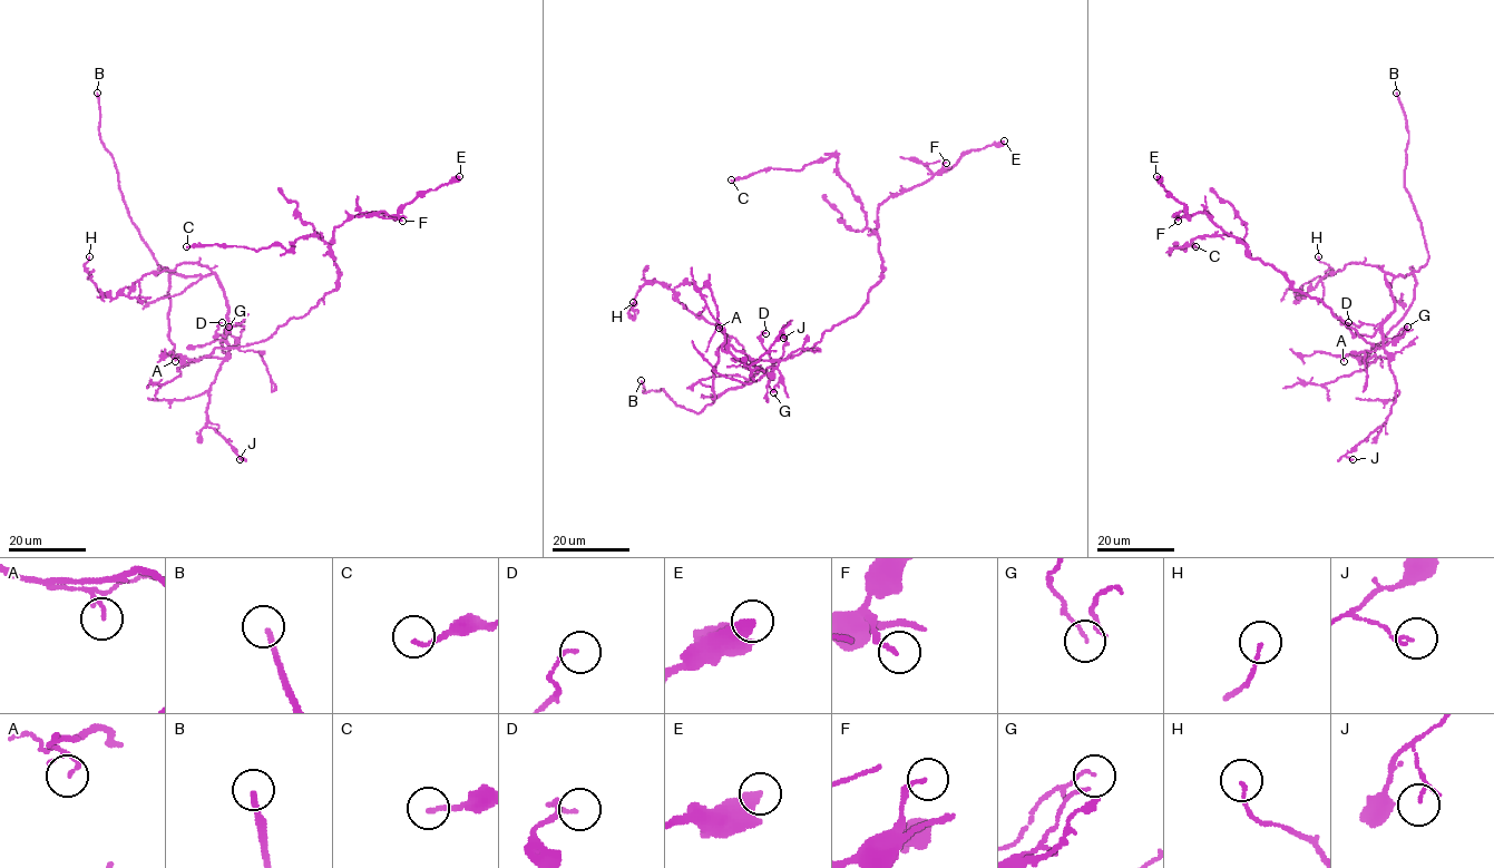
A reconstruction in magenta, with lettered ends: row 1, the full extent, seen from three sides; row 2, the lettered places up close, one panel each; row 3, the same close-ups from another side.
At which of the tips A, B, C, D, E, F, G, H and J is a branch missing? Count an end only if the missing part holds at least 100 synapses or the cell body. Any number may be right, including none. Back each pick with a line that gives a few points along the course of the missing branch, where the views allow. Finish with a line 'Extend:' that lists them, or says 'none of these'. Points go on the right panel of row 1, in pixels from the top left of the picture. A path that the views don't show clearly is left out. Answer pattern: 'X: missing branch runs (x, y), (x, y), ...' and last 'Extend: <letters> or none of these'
B: missing branch runs (1396, 93), (1392, 56), (1402, 46), (1421, 41), (1422, 46)
Extend: B

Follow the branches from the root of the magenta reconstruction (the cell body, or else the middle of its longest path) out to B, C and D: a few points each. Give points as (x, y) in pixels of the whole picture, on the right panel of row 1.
B: (1366, 341), (1384, 345), (1394, 310), (1385, 275), (1407, 275), (1428, 260), (1405, 187), (1408, 133), (1396, 93)
C: (1366, 341), (1319, 299), (1295, 290), (1279, 271), (1251, 259), (1242, 240), (1199, 236), (1172, 250), (1195, 246)
D: (1366, 341), (1382, 348), (1383, 333), (1377, 330), (1372, 337), (1354, 334), (1347, 328), (1348, 322)

